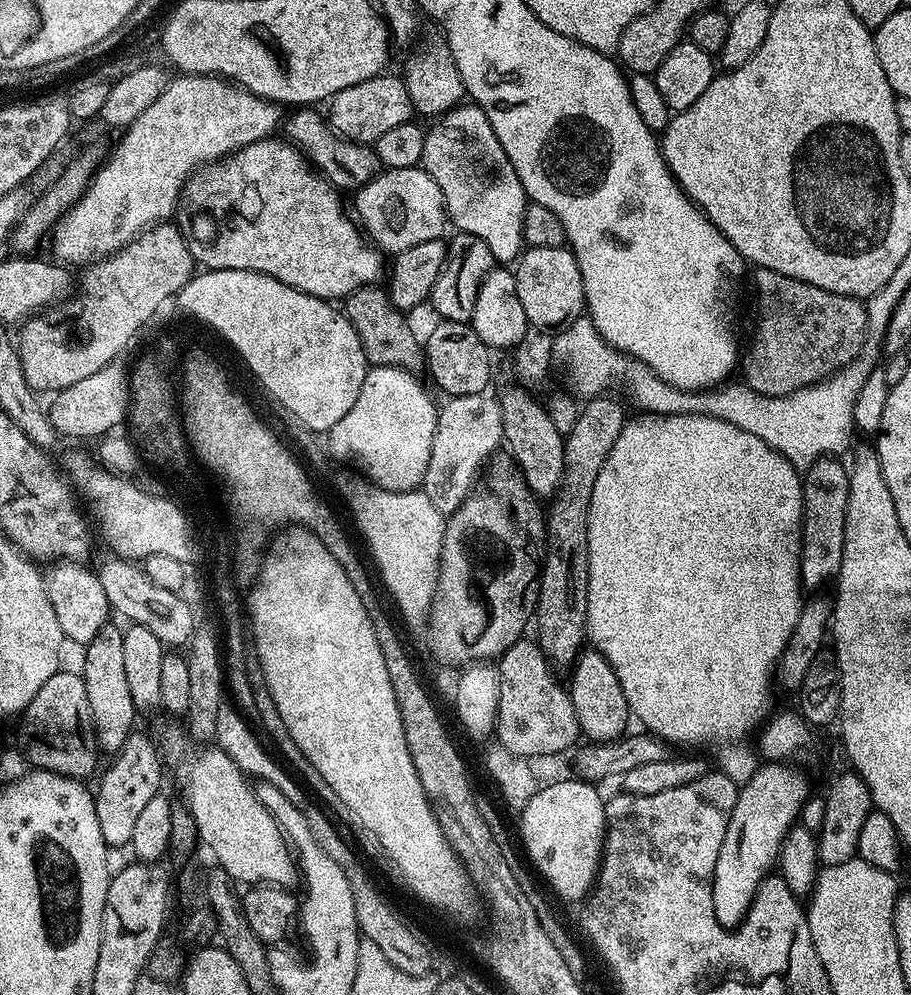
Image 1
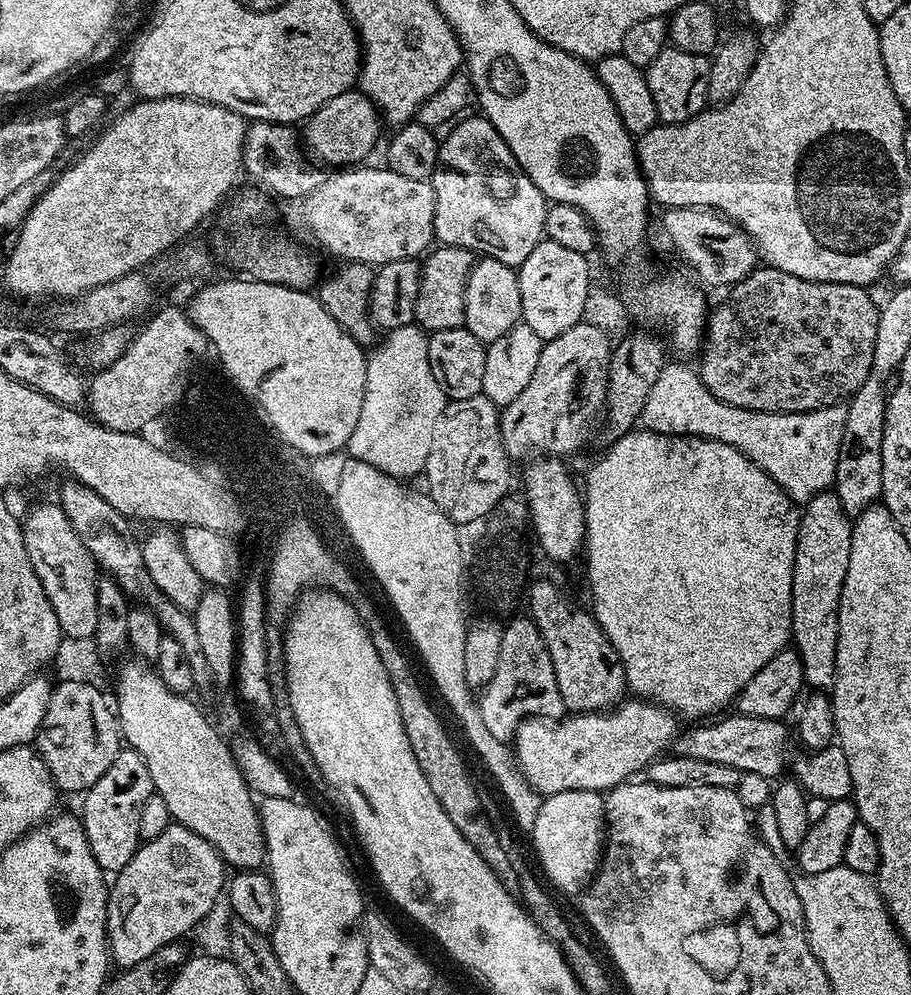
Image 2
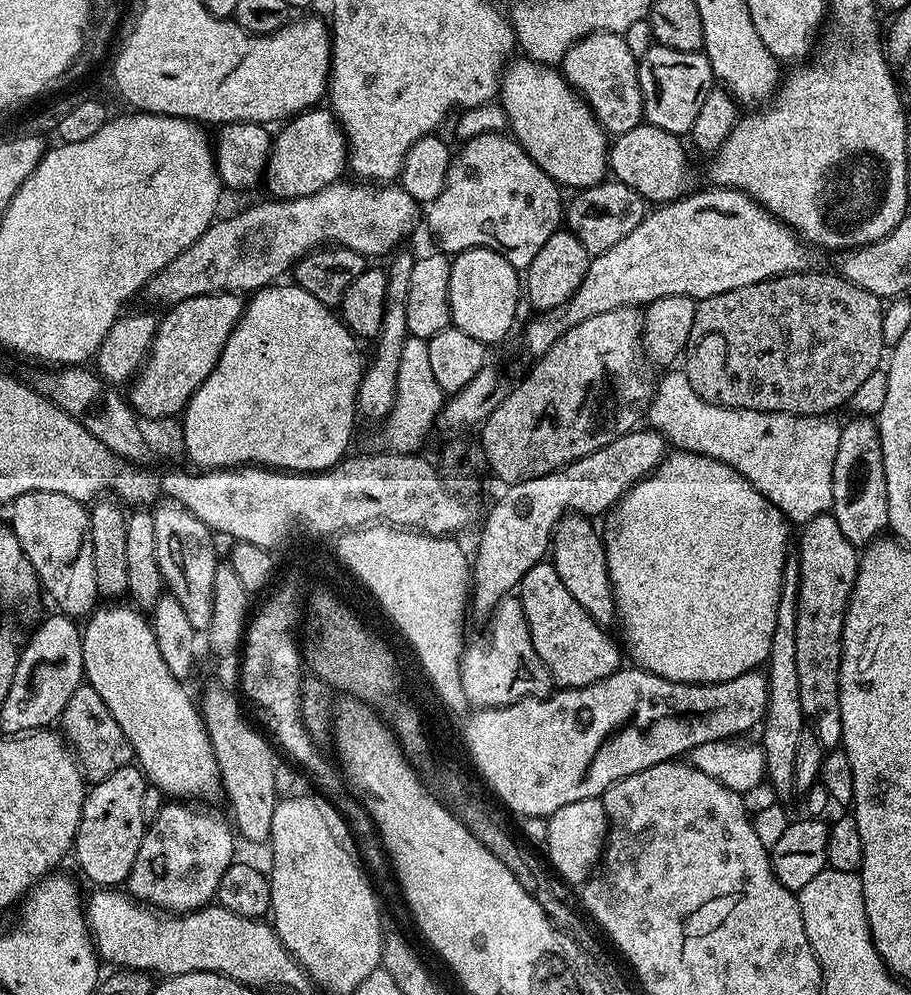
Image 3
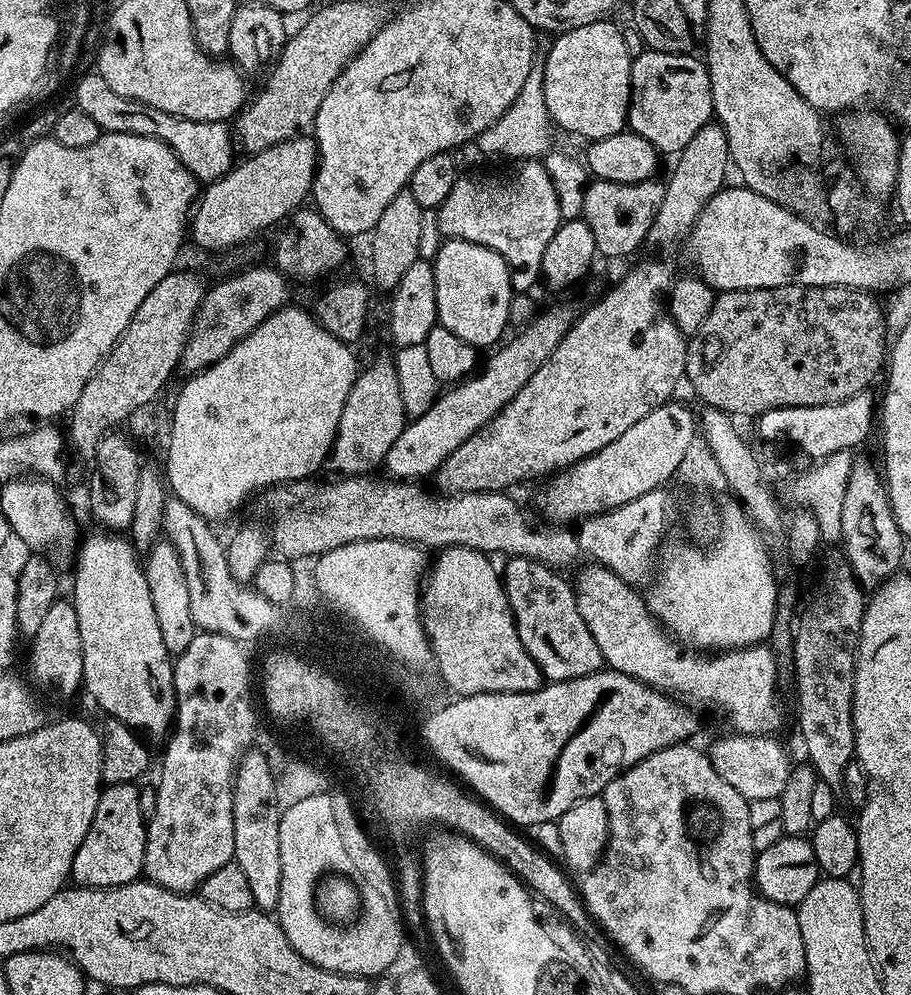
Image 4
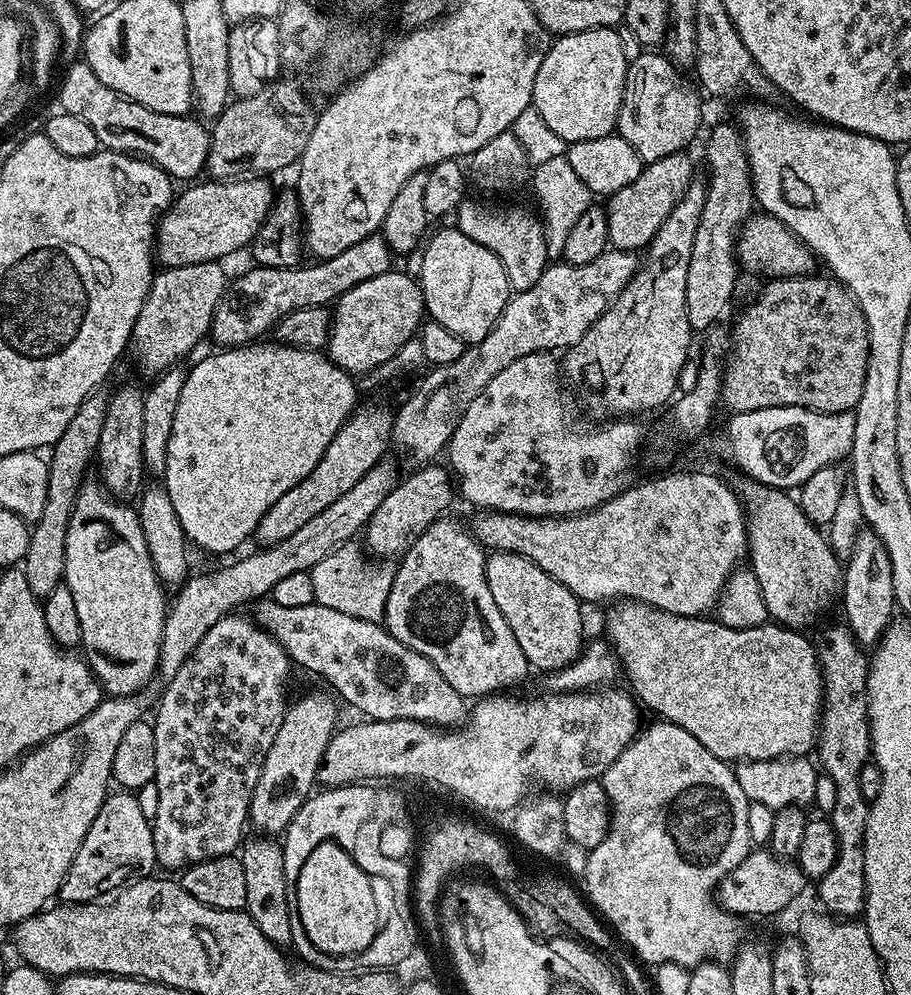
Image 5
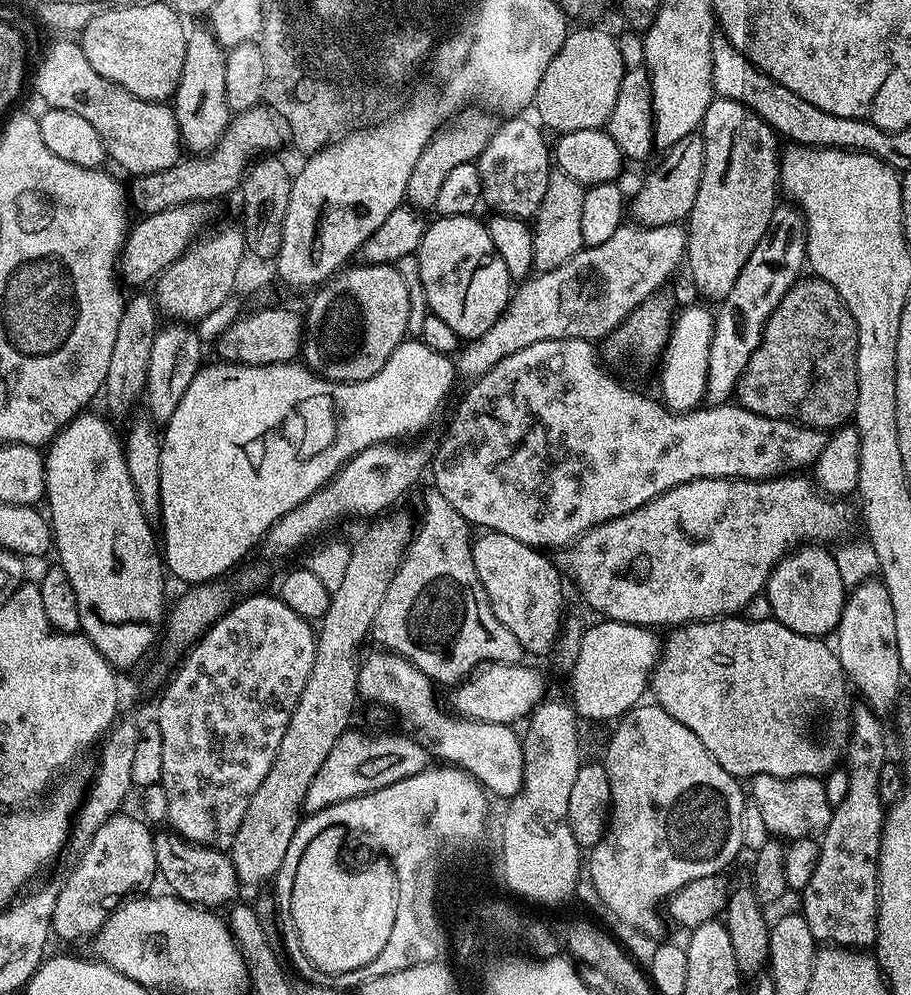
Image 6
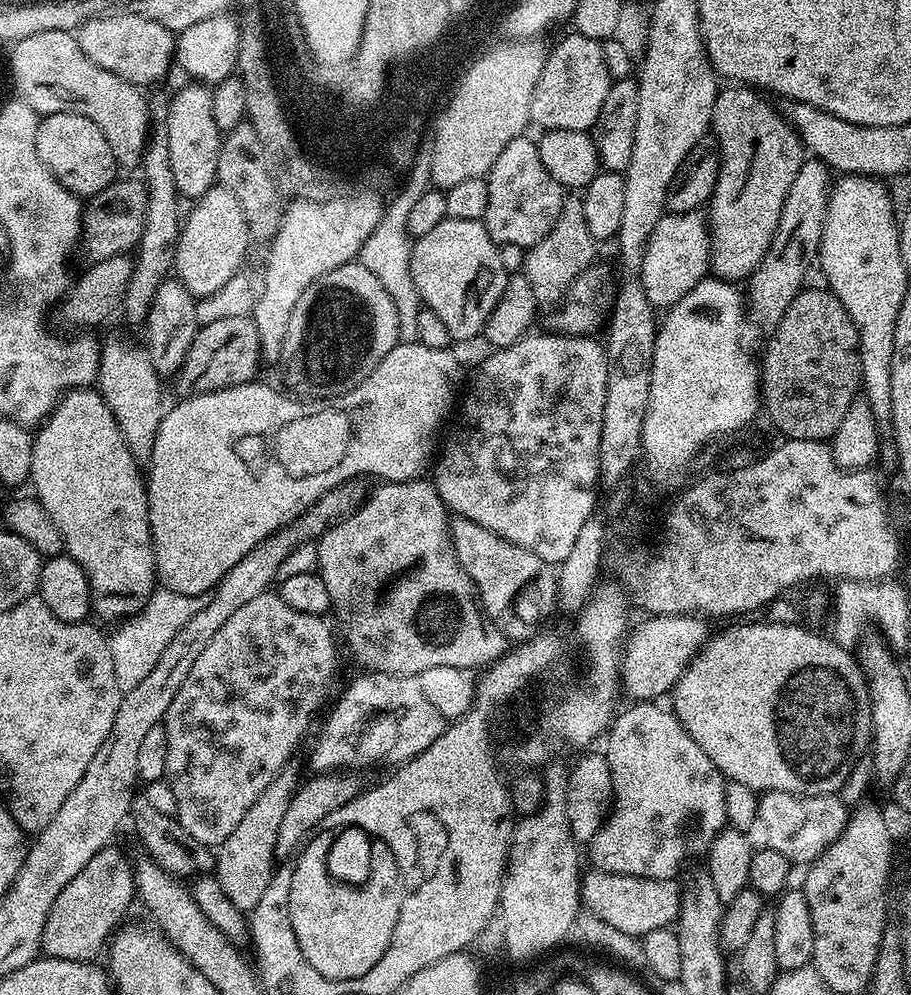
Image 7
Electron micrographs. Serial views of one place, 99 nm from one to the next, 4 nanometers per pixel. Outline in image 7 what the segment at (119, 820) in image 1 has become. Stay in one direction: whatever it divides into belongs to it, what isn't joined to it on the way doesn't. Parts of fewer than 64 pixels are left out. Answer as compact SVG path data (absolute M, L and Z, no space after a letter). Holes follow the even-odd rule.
M109 846L94 854L83 870L66 882L66 890L54 898L42 930L40 947L44 956L92 962L103 948L105 951L110 937L121 927L120 919L127 914L132 900L134 904L136 882L132 866L130 856L128 860L126 853Z

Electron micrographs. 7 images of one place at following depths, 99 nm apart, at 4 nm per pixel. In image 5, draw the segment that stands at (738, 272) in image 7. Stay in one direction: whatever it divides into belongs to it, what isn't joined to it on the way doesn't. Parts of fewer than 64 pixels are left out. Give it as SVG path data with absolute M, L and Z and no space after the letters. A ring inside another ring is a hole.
M735 123L720 124L708 136L708 176L706 175L706 202L702 206L702 218L698 222L698 234L694 234L694 251L690 253L690 270L686 277L686 318L697 333L704 334L721 323L724 311L732 304L736 292L736 237L743 221L754 212L752 171L744 149L744 137Z

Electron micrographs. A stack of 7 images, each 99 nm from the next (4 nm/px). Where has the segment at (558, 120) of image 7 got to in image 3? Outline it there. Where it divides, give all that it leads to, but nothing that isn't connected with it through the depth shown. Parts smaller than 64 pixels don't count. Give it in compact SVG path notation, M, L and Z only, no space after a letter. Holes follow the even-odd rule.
M591 32L566 50L562 75L568 85L588 103L600 127L615 138L634 130L644 120L642 90L638 82L638 57L630 54L623 35L618 32Z

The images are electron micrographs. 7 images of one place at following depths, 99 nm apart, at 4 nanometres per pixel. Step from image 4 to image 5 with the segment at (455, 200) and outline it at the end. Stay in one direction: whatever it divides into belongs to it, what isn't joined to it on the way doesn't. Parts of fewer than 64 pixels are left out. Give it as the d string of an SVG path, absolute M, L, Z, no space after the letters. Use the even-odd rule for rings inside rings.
M465 199L454 213L454 226L466 238L474 238L478 246L486 246L502 262L508 275L508 287L513 293L525 292L542 278L550 263L547 238L541 217L524 208L503 208L500 204L483 204L480 200Z

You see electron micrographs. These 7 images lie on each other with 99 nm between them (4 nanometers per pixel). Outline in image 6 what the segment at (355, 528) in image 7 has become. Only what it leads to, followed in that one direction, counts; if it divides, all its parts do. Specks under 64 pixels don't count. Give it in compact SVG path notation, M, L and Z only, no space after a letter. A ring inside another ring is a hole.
M429 490L424 496L424 513L414 528L414 535L400 569L390 582L390 590L386 590L386 598L382 598L382 606L378 606L378 614L374 614L371 639L381 640L387 651L396 653L403 660L408 660L426 674L428 679L437 685L455 686L465 678L471 677L477 668L486 664L515 664L521 659L522 649L518 638L498 622L490 602L486 598L486 590L478 578L478 570L474 570L472 557L473 533L470 525L442 494Z

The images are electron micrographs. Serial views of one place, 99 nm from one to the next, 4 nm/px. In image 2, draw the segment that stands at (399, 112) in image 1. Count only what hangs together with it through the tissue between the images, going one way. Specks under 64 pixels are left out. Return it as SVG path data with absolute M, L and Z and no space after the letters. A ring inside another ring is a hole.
M359 90L343 92L338 98L330 98L313 116L302 124L302 144L307 155L321 165L360 166L376 148L380 140L382 117L370 97Z

